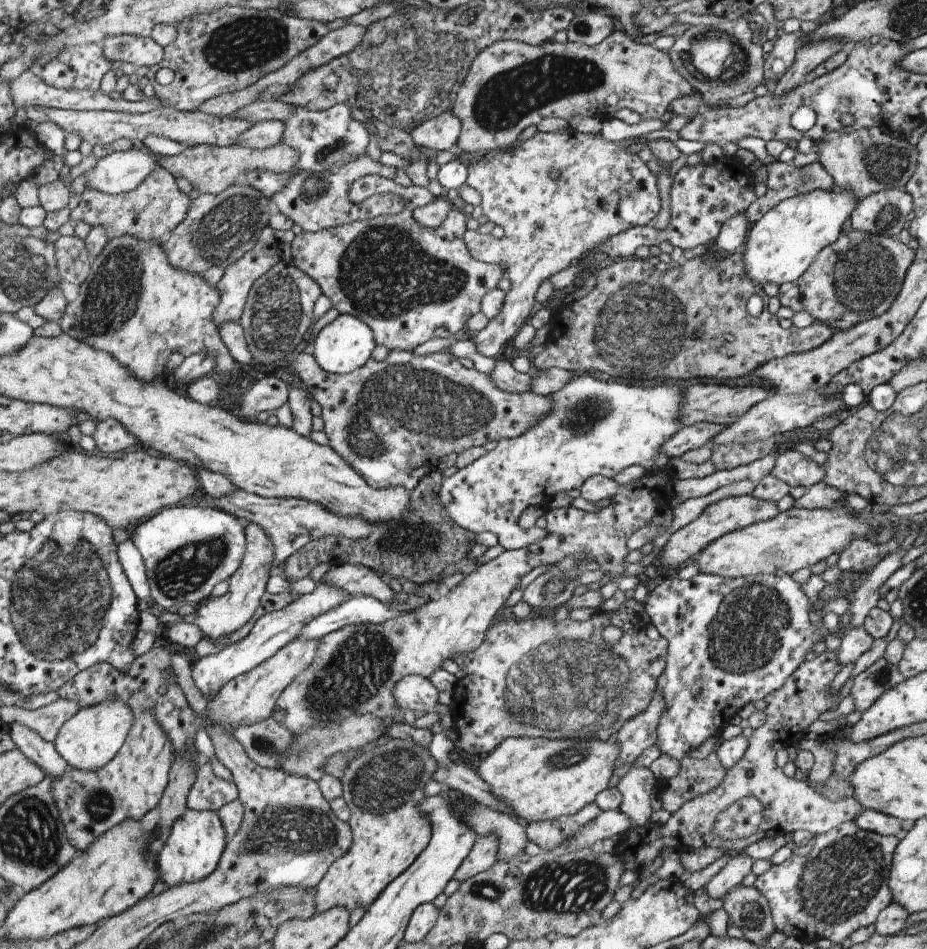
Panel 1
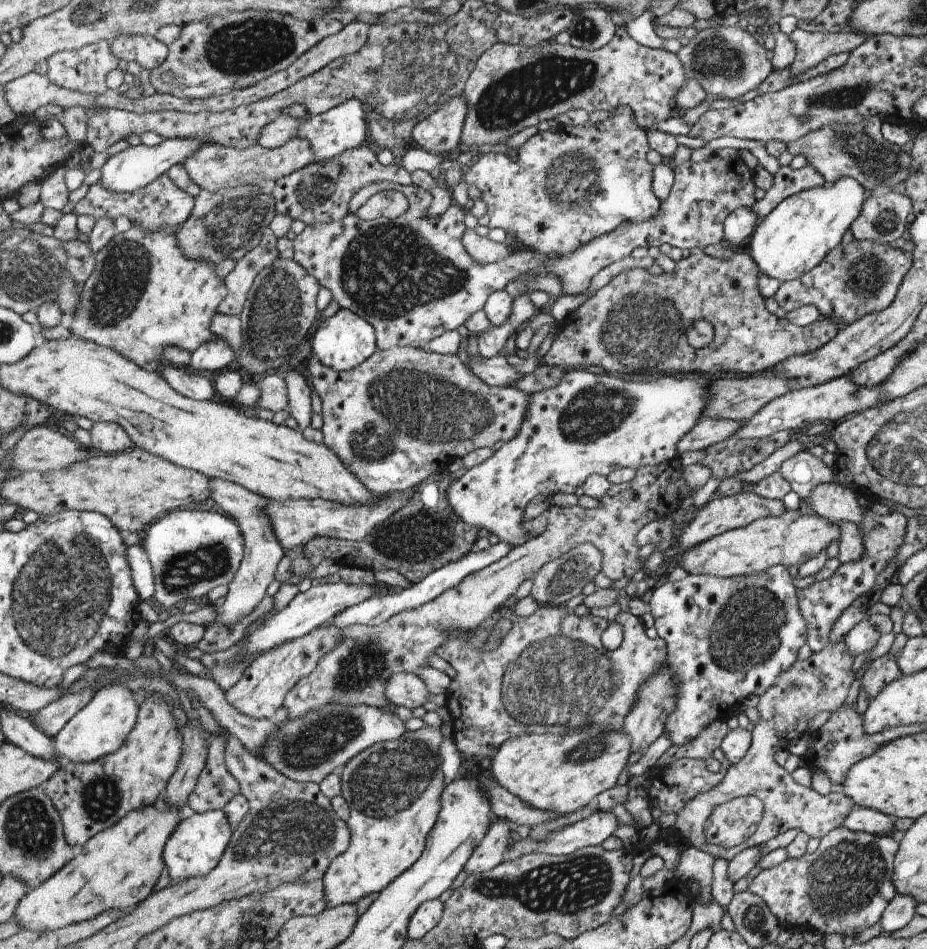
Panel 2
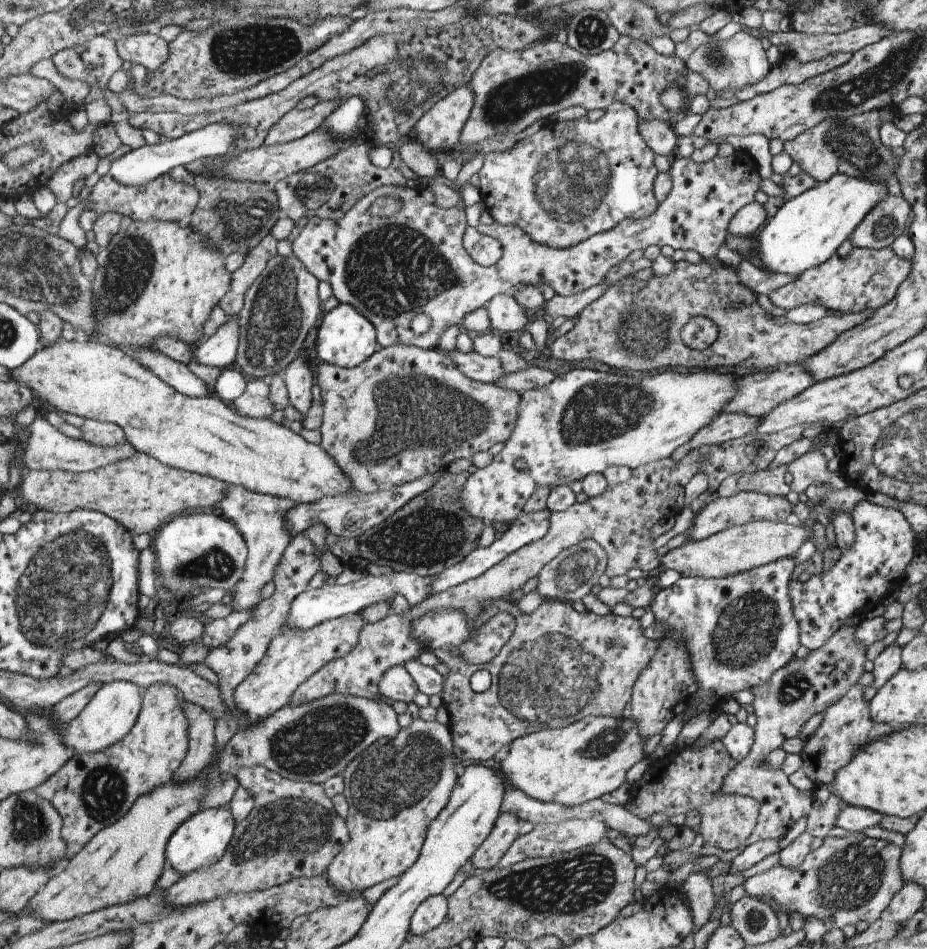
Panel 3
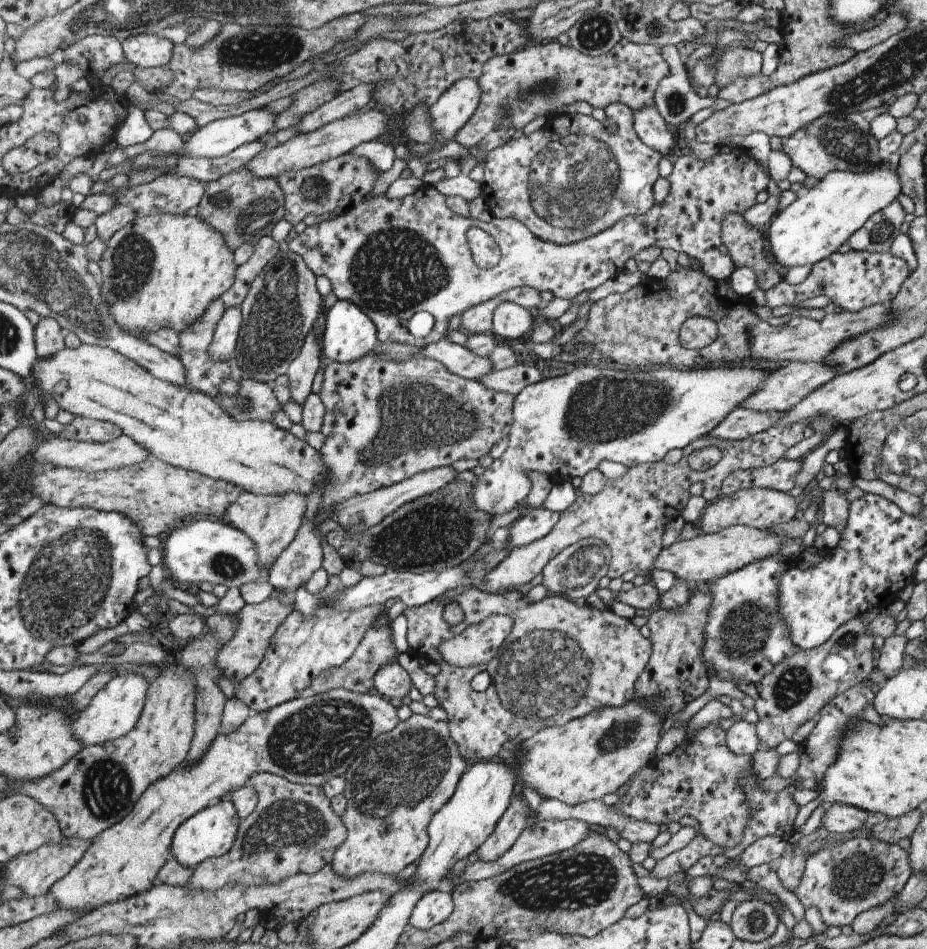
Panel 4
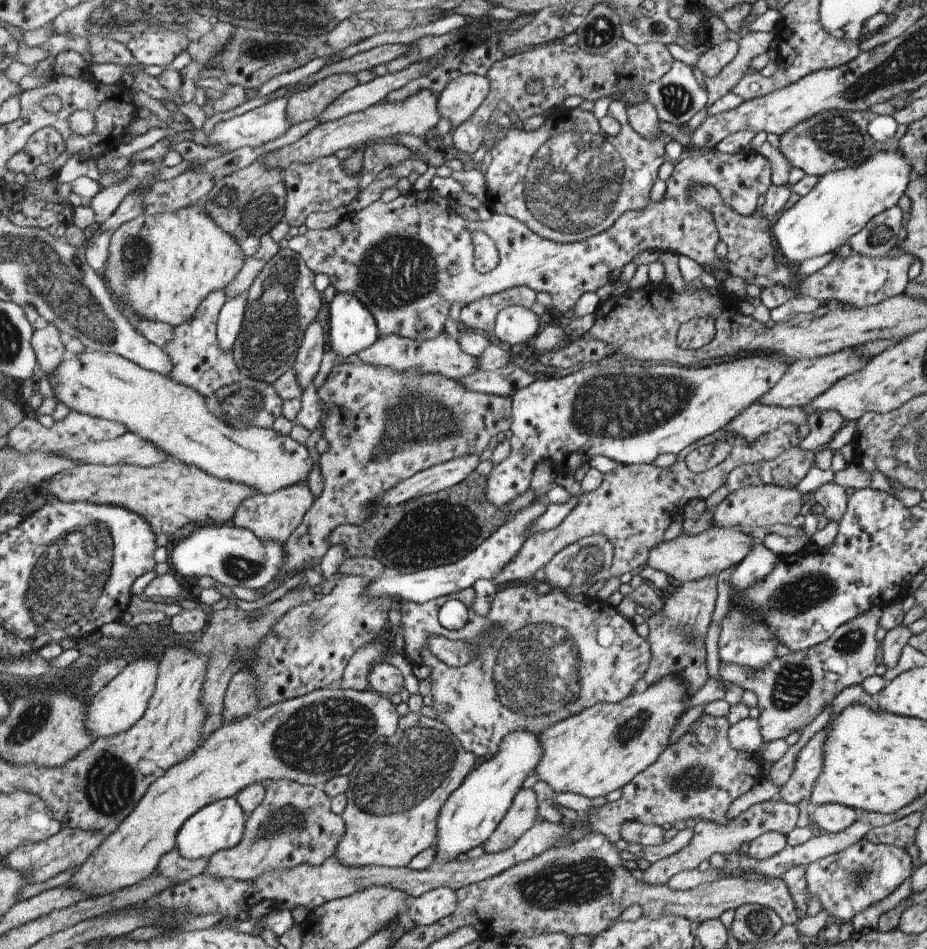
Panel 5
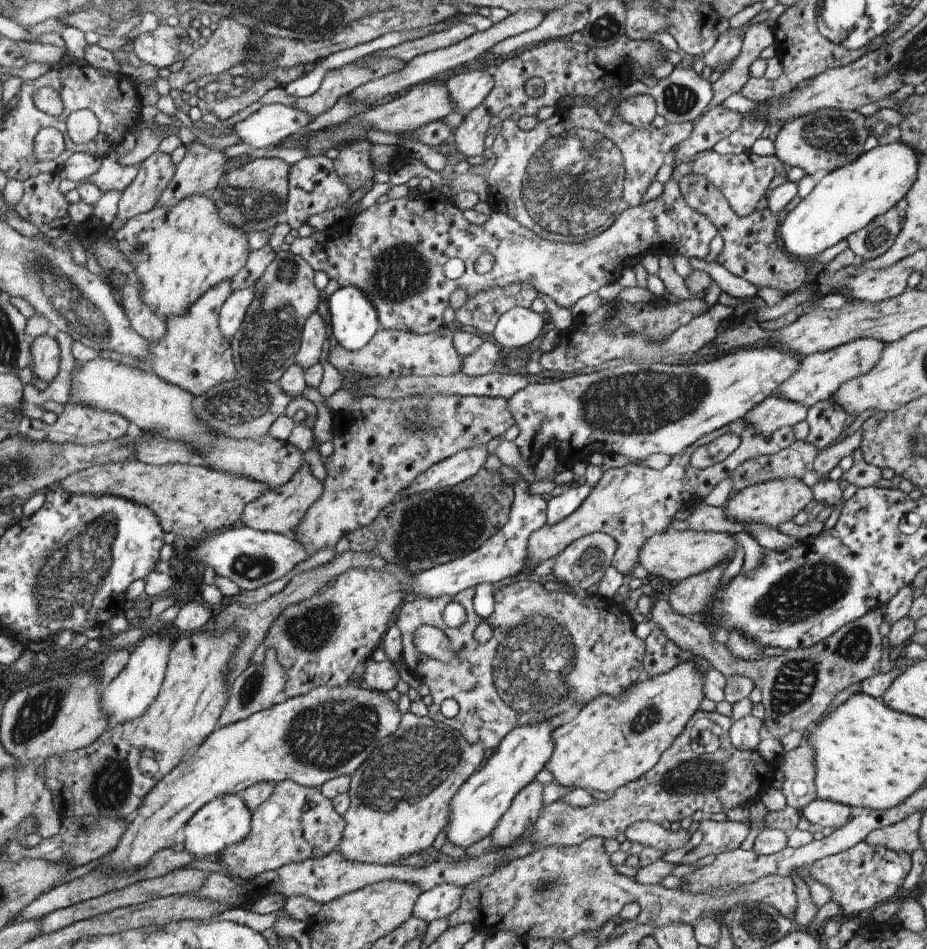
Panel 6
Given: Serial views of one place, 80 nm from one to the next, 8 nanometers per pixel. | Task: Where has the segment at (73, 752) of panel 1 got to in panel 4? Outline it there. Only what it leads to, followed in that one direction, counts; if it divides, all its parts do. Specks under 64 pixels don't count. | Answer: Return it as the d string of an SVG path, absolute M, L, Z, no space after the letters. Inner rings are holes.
M127 671L112 678L111 682L91 700L91 704L76 715L73 724L74 735L85 744L95 746L129 734L142 718L150 688L150 680L143 673Z

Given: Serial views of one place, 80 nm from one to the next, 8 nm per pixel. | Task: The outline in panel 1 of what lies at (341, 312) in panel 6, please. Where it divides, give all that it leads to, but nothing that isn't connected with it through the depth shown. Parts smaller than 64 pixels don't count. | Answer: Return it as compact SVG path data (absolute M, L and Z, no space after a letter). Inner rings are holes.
M340 314L334 321L325 325L314 338L311 352L321 368L337 375L346 375L367 364L375 350L376 336L374 329L352 314Z

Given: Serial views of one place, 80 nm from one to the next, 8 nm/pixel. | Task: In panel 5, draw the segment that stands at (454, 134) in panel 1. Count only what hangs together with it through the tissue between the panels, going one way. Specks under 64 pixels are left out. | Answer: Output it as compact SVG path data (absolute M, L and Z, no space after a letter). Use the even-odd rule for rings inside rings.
M469 73L451 79L437 97L437 112L449 120L453 129L473 114L489 89L486 75Z

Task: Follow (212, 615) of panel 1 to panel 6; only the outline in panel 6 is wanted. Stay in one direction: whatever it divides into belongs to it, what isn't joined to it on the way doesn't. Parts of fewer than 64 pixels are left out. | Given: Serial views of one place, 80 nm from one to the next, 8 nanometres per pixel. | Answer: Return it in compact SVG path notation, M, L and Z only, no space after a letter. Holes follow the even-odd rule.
M305 463L287 484L267 492L261 499L249 504L241 522L247 527L262 531L291 534L291 528L297 524L299 526L307 511L323 496L324 482L313 474L310 464Z

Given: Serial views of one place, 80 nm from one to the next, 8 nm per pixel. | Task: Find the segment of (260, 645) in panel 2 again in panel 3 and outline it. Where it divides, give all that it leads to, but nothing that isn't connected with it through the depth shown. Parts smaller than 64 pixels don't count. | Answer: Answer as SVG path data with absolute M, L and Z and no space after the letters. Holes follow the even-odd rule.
M391 571L388 575L382 577L368 574L366 577L346 585L327 585L322 589L307 588L295 599L290 615L283 627L297 627L299 630L309 630L323 621L361 613L367 607L377 603L391 602L397 594L406 599L407 608L413 608L430 595L433 579L432 576L422 577L413 573Z

